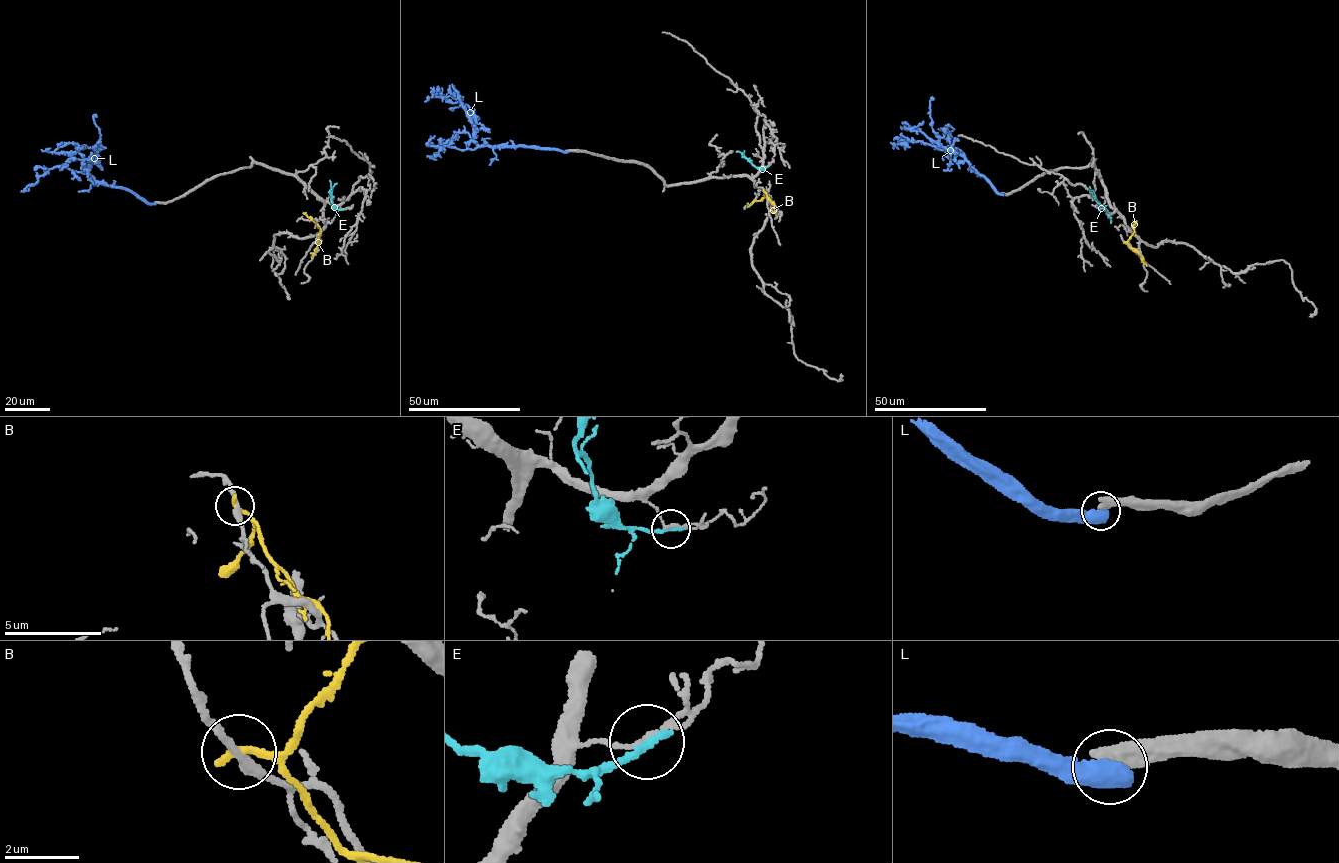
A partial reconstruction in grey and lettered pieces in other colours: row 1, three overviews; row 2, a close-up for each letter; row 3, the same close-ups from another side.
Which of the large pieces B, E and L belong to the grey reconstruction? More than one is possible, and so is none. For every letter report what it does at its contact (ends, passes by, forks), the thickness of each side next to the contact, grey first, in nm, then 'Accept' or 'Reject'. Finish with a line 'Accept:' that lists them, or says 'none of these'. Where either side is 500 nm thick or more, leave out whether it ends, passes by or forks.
B: It ends there. Thickness 240 nm (grey) against 240 nm. Reject
E: It ends there. Thickness 110 nm (grey) against 220 nm. Reject
L: Thickness 460 nm (grey) against 700 nm. Reject
Accept: none of these

